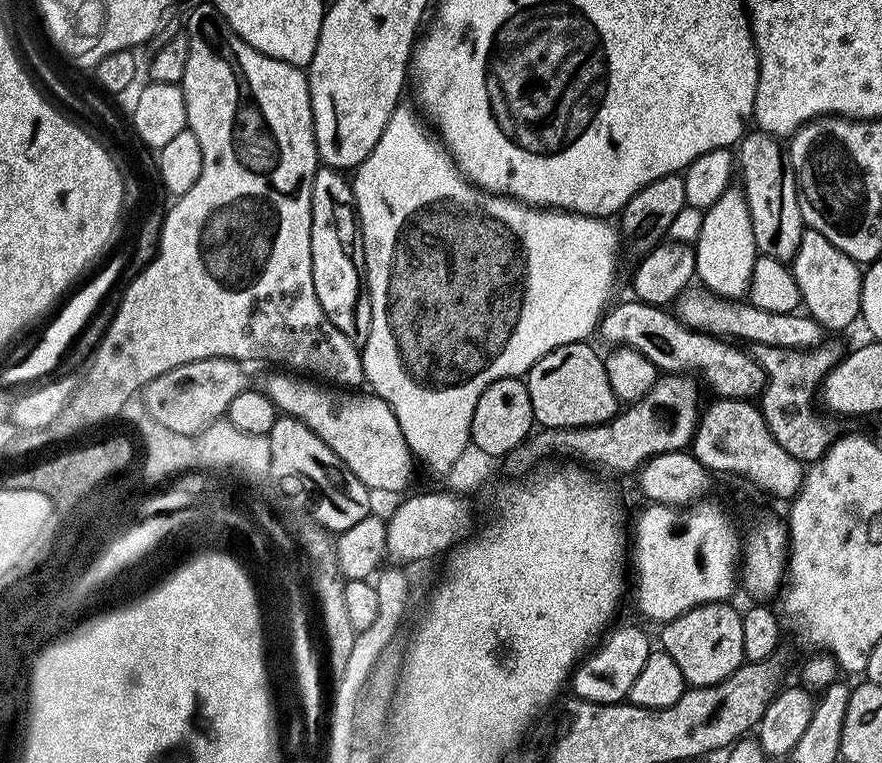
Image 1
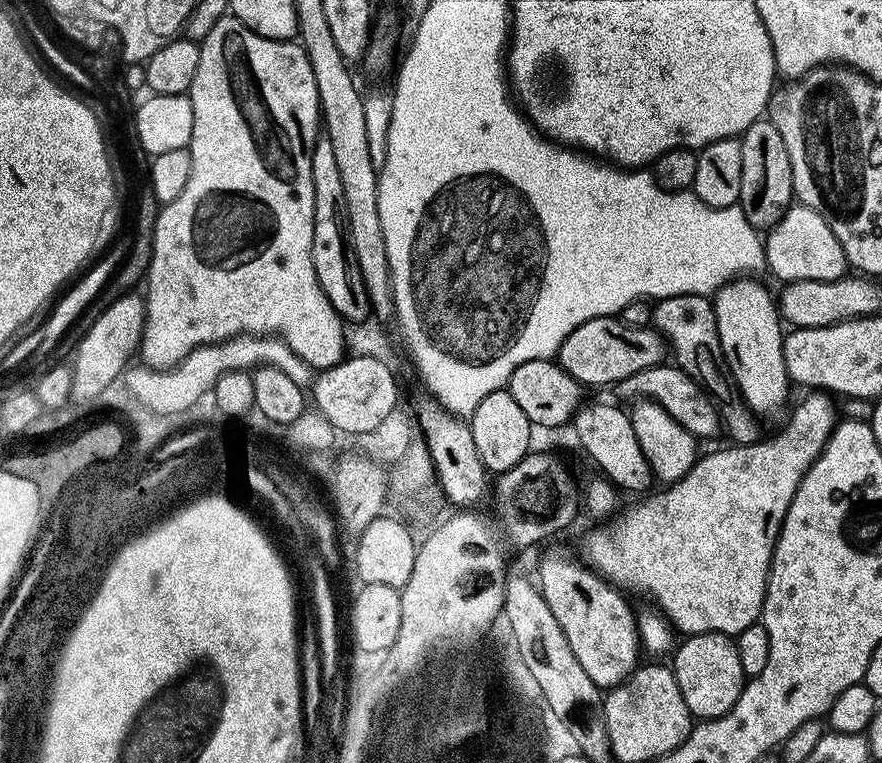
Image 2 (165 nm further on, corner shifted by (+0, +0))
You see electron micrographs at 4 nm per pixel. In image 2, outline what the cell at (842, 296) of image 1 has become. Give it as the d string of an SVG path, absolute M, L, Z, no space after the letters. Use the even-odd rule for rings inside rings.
M799 202L793 203L784 213L780 221L766 232L764 240L764 259L767 271L773 272L780 282L791 282L794 280L839 280L846 272L846 261L844 251L834 238L834 230L826 226L822 214L810 210L806 205Z

